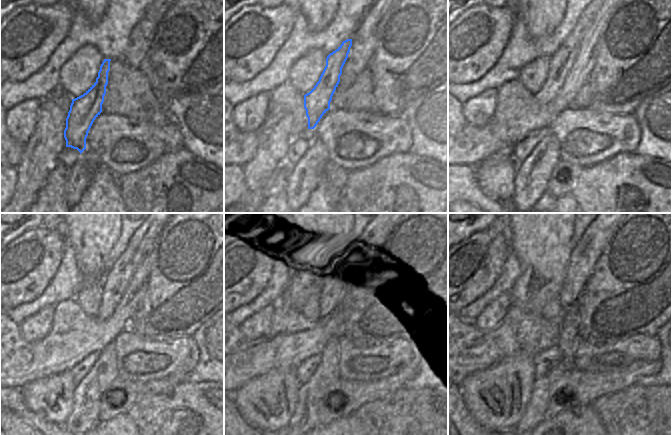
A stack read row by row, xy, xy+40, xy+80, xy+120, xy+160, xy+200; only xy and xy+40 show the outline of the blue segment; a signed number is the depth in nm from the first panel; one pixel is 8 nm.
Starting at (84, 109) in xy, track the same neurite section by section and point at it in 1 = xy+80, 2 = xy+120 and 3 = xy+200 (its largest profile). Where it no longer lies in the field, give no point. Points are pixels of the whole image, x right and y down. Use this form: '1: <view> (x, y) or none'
1: xy+80 (560, 63)
2: xy+120 (142, 243)
3: xy+200 (585, 253)

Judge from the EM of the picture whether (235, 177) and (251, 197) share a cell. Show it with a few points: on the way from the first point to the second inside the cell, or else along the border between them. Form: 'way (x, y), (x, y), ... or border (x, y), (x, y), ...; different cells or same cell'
way (235, 182), (246, 194); same cell

